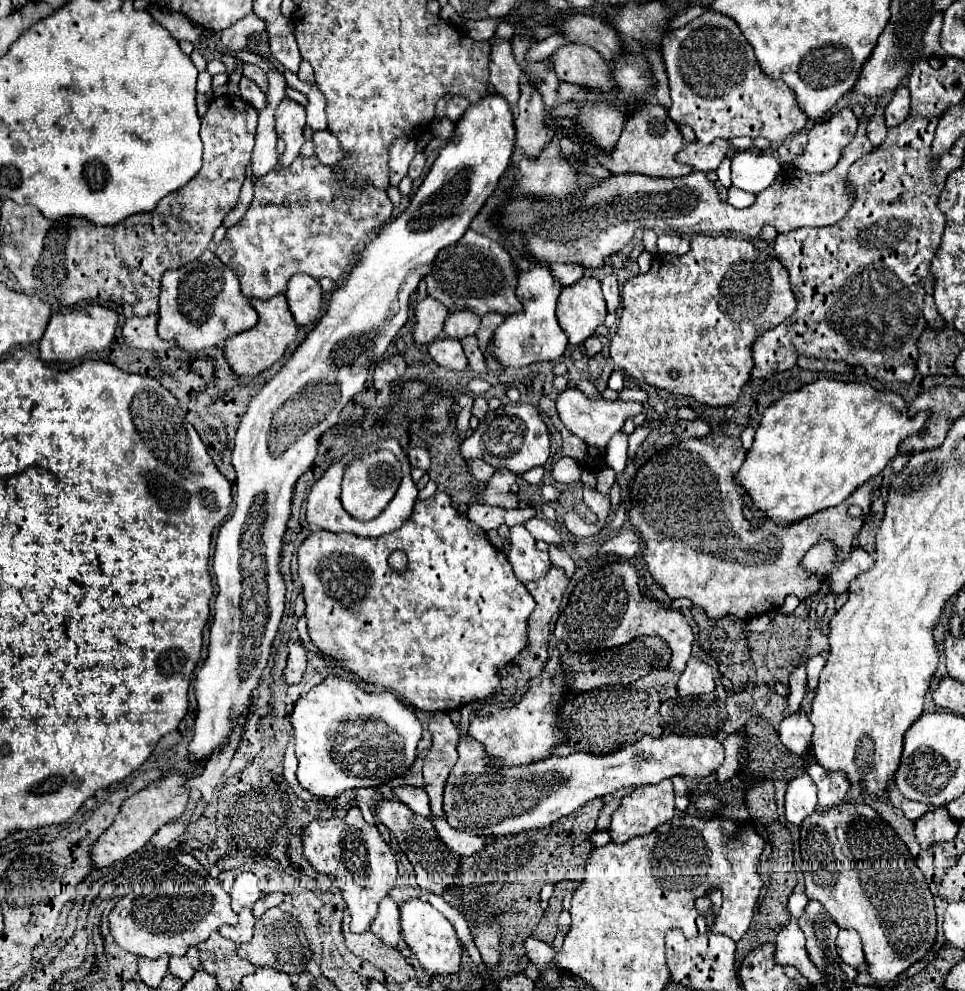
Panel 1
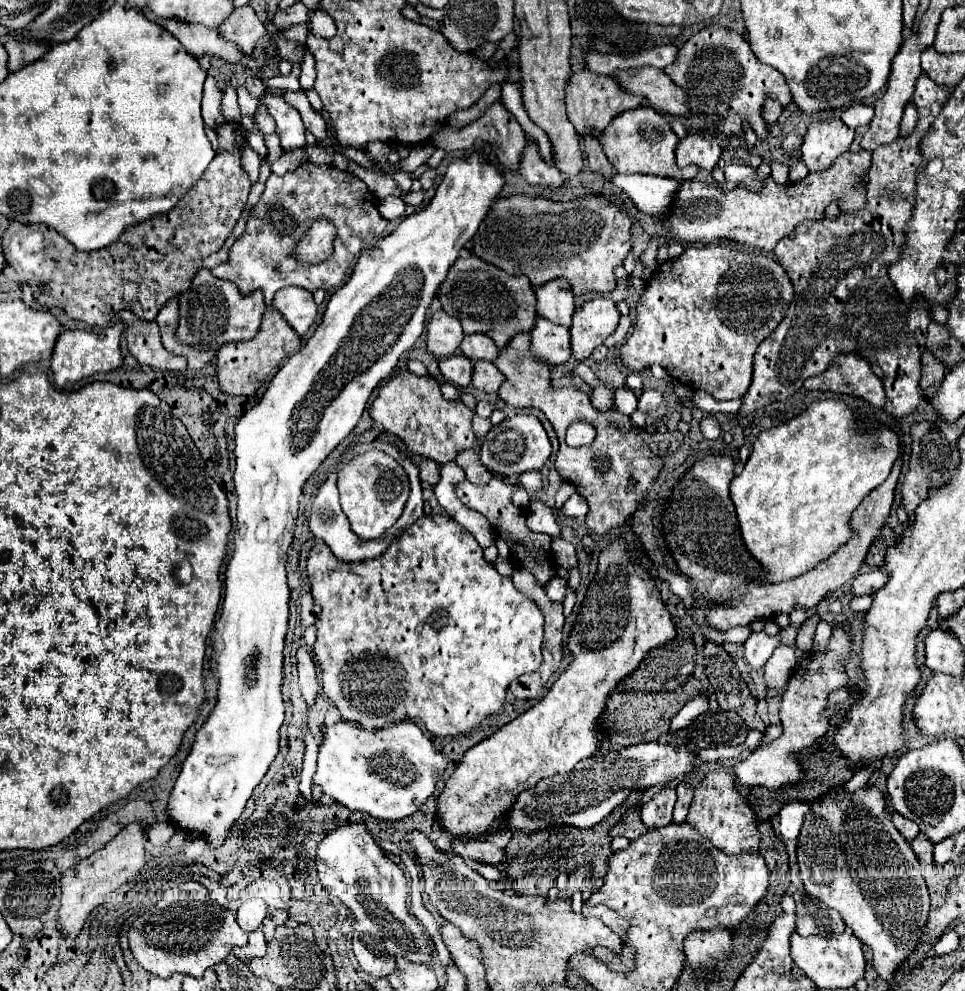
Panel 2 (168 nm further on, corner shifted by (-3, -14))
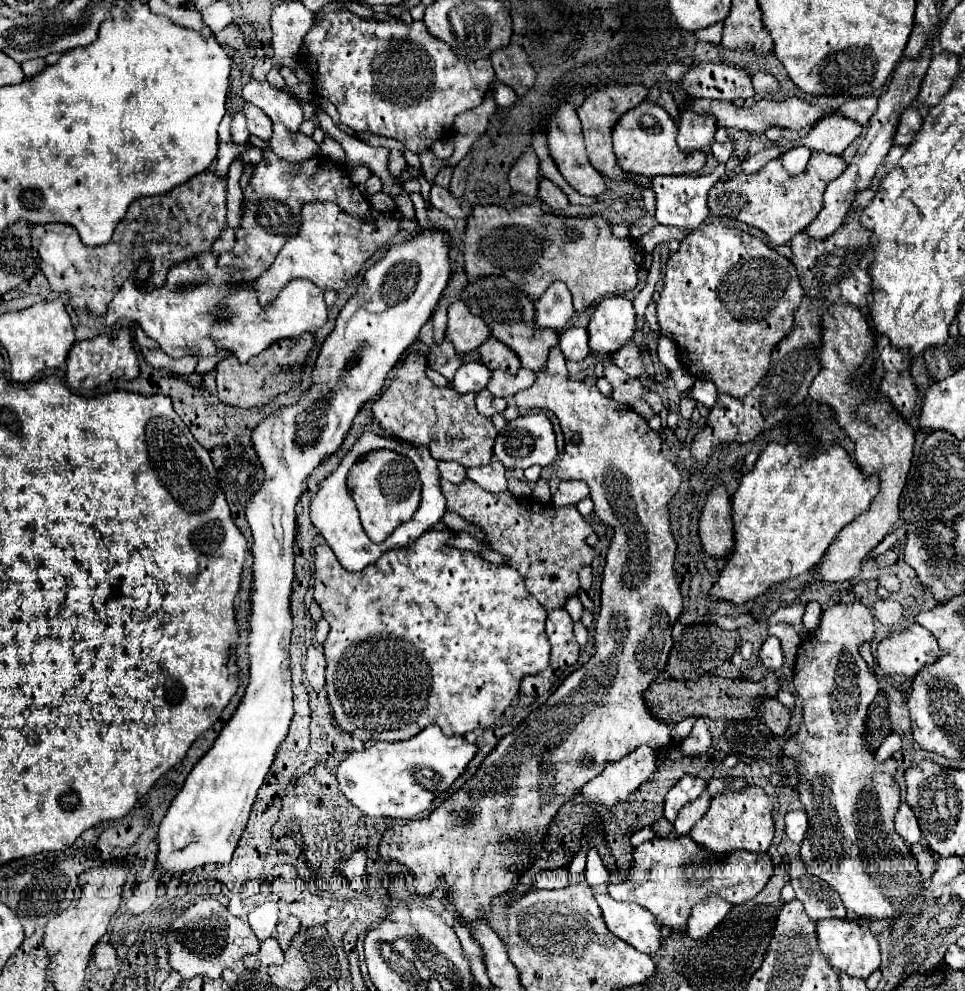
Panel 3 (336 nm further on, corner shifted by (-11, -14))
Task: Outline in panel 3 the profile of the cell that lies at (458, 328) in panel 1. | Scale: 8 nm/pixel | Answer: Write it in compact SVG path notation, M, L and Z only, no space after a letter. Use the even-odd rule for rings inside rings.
M496 338L486 340L478 348L478 354L482 364L486 364L490 370L504 370L504 372L516 374L516 370L520 368L520 360L516 358L516 354L506 344L498 342Z

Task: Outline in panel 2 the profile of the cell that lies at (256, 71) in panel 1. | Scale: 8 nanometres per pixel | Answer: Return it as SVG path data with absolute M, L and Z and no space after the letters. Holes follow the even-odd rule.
M260 108L260 112L256 112L254 122L258 126L258 132L262 132L262 134L272 134L276 130L274 120L268 116L268 112L264 112L264 108Z

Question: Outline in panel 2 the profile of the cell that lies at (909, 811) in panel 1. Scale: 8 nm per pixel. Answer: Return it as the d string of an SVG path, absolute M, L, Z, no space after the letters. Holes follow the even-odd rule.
M898 812L892 814L892 822L894 822L894 826L898 828L898 832L900 832L908 842L920 834L920 830L916 828L916 824L912 824L910 820L904 820L904 816L900 816Z

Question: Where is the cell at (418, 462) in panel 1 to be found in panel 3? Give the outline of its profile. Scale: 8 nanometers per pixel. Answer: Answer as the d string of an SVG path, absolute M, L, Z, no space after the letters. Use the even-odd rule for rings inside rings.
M440 462L438 470L440 470L440 476L452 484L460 484L466 478L464 466L460 466L456 462Z

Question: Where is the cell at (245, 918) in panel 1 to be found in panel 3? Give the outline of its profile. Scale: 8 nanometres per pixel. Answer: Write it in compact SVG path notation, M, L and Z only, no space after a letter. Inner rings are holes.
M274 938L264 940L258 954L244 956L246 968L254 968L254 970L258 970L260 966L272 966L272 964L282 964L282 962L284 962L284 952Z

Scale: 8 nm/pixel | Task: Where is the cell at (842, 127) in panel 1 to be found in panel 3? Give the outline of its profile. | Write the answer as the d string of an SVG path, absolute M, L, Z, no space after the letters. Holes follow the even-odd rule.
M840 112L832 116L824 116L820 124L814 124L806 136L798 140L800 146L810 148L812 152L826 152L826 154L842 154L862 132L862 126L844 118Z

